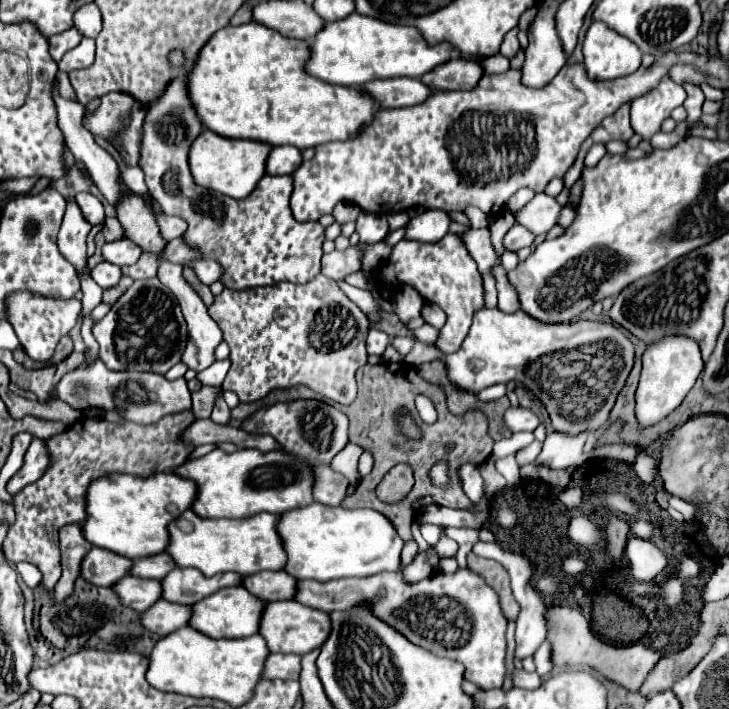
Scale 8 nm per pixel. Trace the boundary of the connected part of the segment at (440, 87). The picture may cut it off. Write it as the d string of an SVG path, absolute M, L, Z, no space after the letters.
M455 59L441 63L435 71L427 71L421 79L433 91L455 91L455 89L471 89L483 77L483 69L475 59Z

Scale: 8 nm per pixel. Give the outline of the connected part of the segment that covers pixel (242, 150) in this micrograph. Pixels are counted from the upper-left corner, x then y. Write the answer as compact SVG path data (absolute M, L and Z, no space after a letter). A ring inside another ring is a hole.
M203 131L189 151L189 167L193 181L205 189L213 189L227 197L243 199L255 189L257 181L265 175L265 161L269 151L271 145L261 141L225 139L221 135L215 135L213 131Z

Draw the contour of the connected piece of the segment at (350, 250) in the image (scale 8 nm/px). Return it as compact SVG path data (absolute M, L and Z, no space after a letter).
M347 247L345 251L331 251L323 255L321 261L321 273L335 279L343 281L347 275L361 271L361 251L359 247Z

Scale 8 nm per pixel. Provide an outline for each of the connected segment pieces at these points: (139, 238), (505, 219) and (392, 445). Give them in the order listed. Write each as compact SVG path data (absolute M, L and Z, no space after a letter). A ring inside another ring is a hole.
M139 195L125 197L119 203L117 219L121 221L125 237L131 239L133 243L137 243L141 249L159 253L165 247L165 241L159 235L157 221Z
M509 209L499 211L499 215L491 215L491 225L489 225L489 229L491 229L491 239L493 239L493 245L495 245L497 255L501 255L501 253L505 251L501 241L503 241L503 235L507 233L507 229L509 229L511 225L515 225L515 219L513 219L513 215L511 215Z
M379 363L379 365L363 365L357 371L357 397L351 405L339 405L339 411L349 415L349 443L355 443L359 447L363 447L365 451L369 451L373 455L373 471L363 477L355 489L355 493L345 499L345 503L341 507L347 509L359 509L359 507L369 507L379 511L381 515L385 513L387 519L393 519L393 527L397 527L397 533L401 535L404 543L413 540L411 526L415 518L415 511L431 505L431 491L453 491L445 495L445 501L449 501L451 495L451 503L453 501L463 501L463 489L461 489L461 481L457 479L455 471L457 467L466 462L481 465L489 455L491 455L491 445L494 440L487 433L487 419L483 413L479 411L469 411L461 417L455 417L449 413L447 403L445 403L445 393L441 387L427 383L419 373L415 373L413 367L407 367L407 363ZM417 395L425 395L433 401L435 409L437 409L437 421L433 425L427 425L419 419L417 409L415 409L415 397ZM399 407L407 407L411 411L411 415L415 417L417 425L423 431L423 439L421 441L409 441L401 435L397 435L395 429L395 411ZM437 461L447 461L449 465L449 485L445 487L437 487L431 477L429 471ZM397 463L407 463L413 469L415 475L415 485L411 489L411 493L397 505L387 505L381 503L375 495L375 487L381 481L381 475L385 475L391 467L395 467Z

